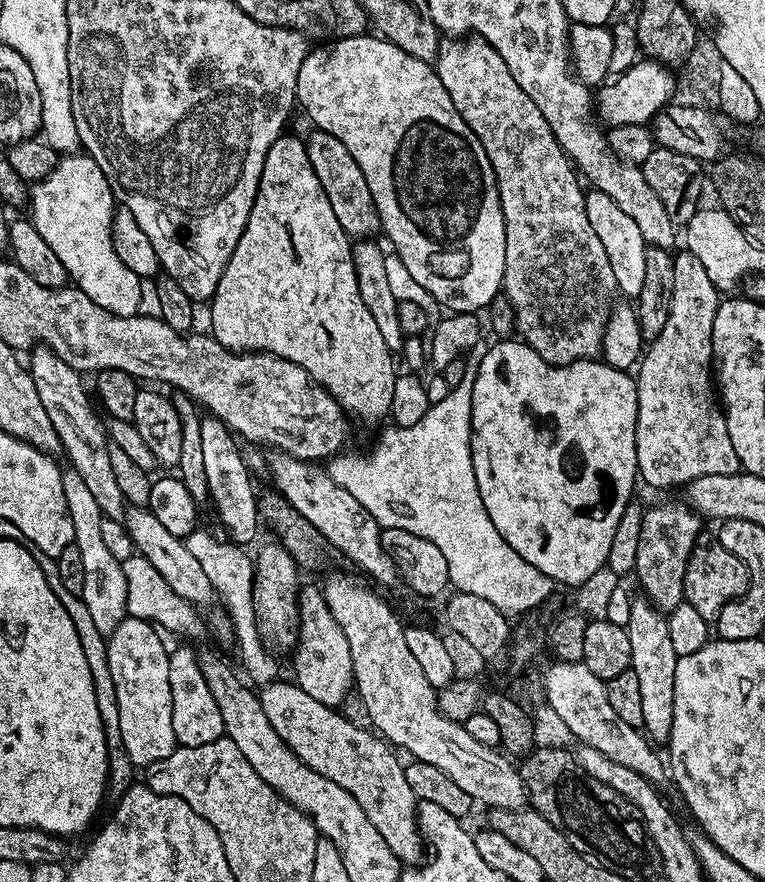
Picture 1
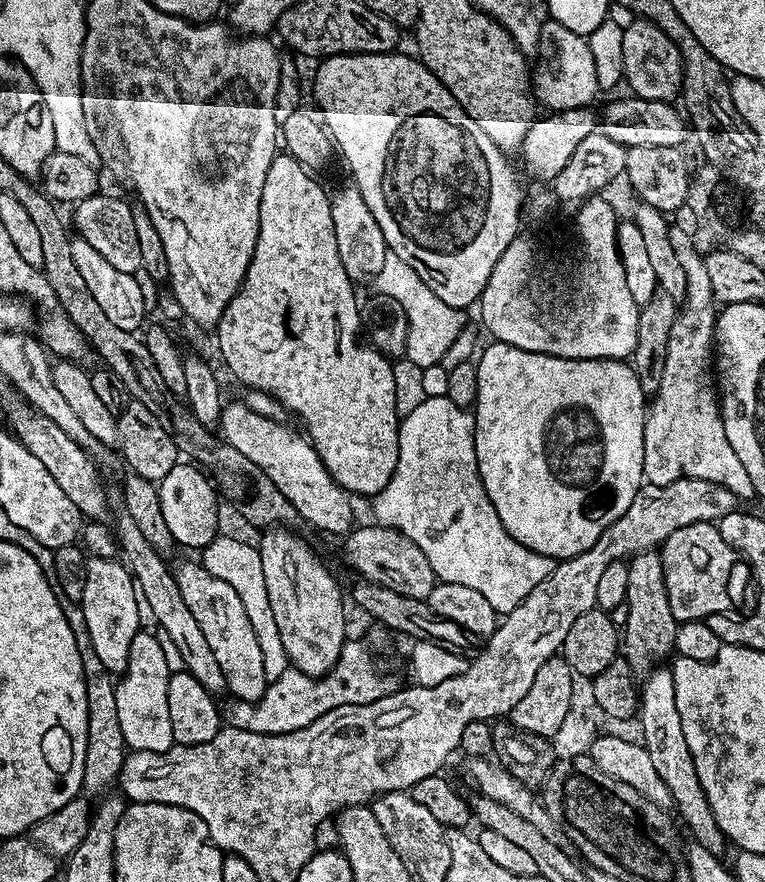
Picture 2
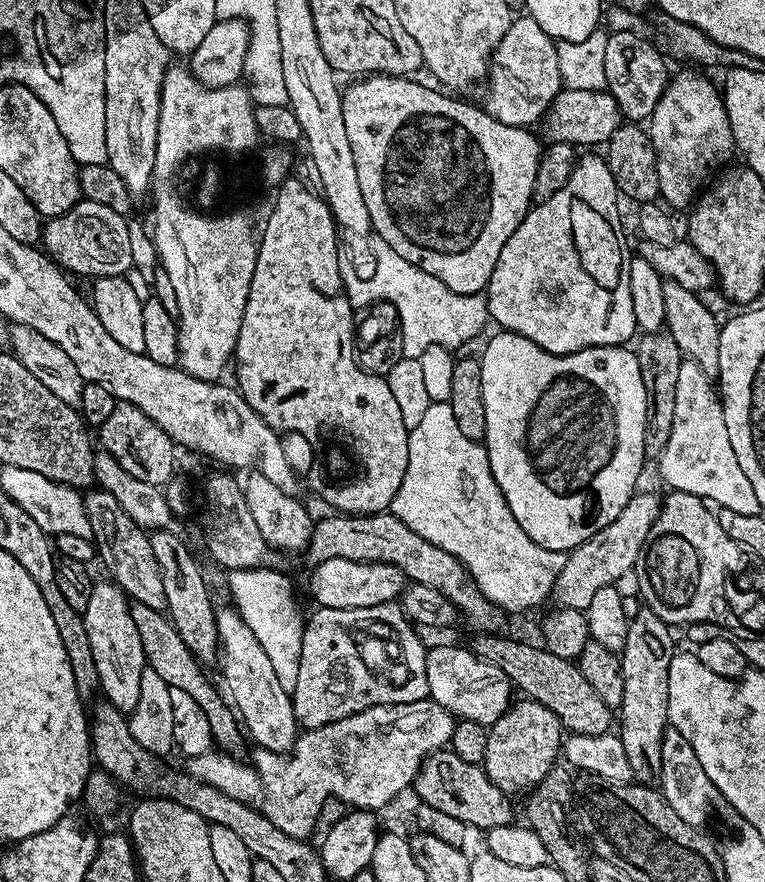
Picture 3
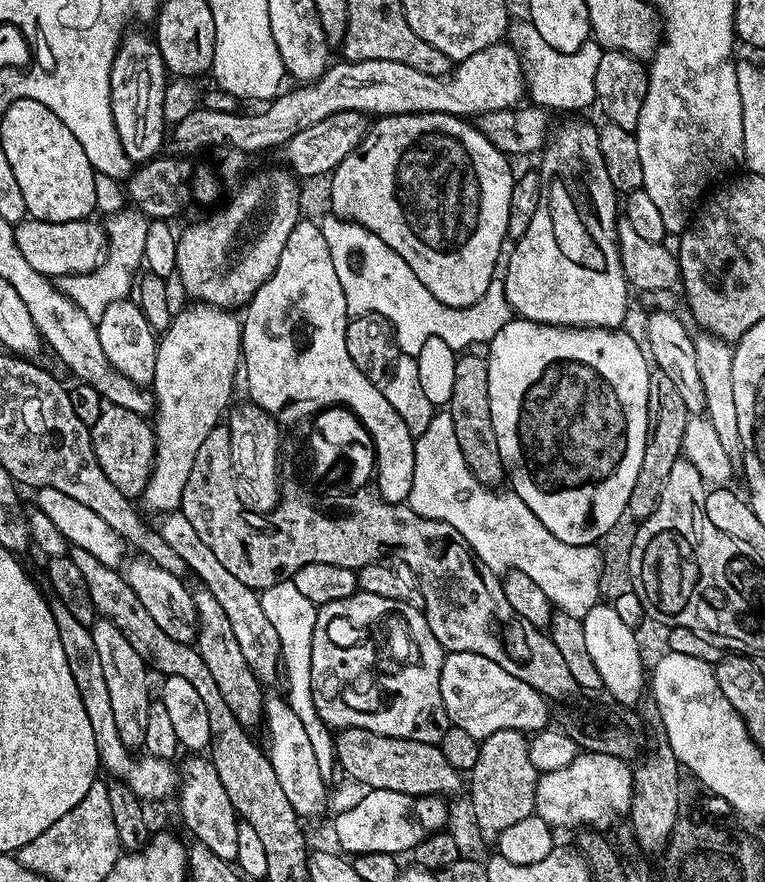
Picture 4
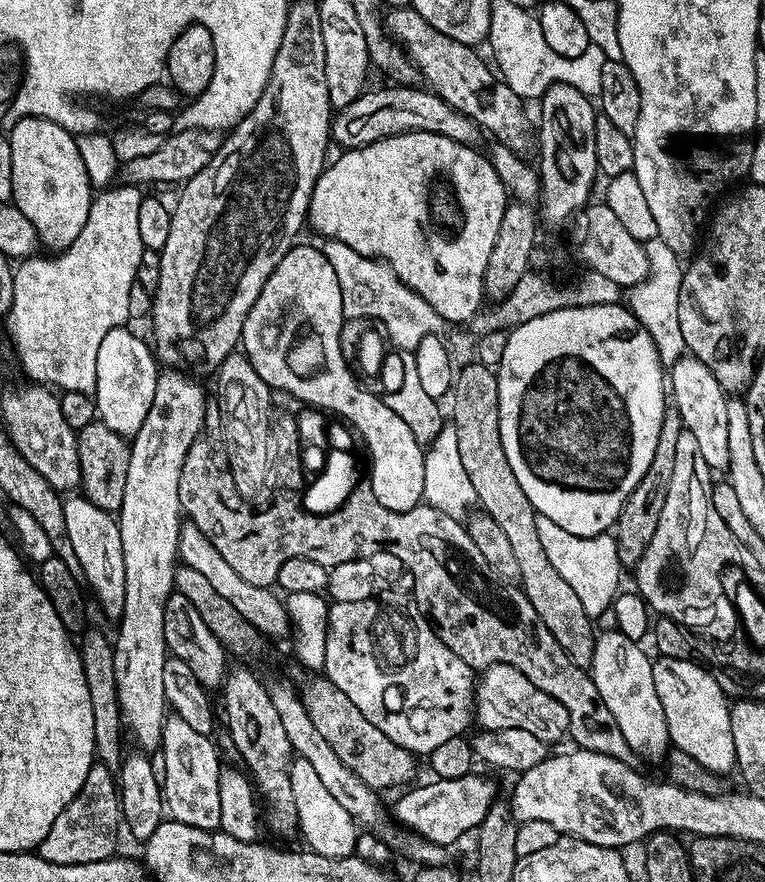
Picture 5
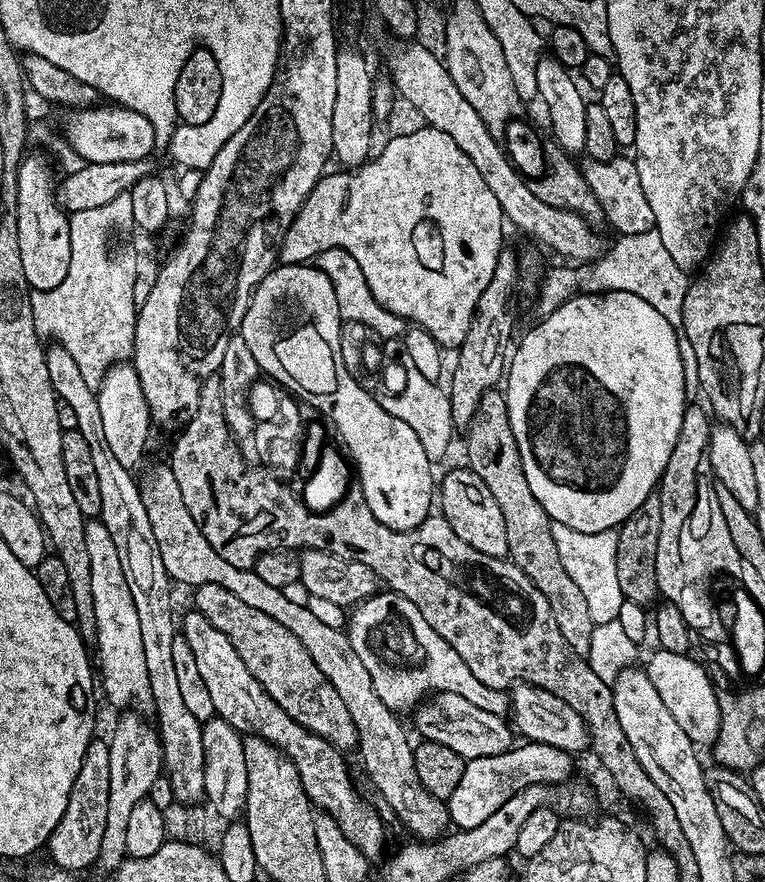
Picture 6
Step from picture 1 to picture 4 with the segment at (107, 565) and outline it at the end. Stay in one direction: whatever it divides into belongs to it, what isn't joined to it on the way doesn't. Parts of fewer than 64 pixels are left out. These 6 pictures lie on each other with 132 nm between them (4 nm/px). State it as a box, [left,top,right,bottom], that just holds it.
[92,618,152,750]

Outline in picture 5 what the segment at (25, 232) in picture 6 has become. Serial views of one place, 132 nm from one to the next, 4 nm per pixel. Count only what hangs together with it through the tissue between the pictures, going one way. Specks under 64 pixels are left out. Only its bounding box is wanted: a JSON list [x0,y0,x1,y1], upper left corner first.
[7,116,94,253]

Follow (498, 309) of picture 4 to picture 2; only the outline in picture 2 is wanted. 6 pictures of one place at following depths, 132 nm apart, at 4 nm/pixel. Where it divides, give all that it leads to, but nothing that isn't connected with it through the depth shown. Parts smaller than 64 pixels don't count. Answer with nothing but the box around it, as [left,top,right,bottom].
[374,254,481,369]

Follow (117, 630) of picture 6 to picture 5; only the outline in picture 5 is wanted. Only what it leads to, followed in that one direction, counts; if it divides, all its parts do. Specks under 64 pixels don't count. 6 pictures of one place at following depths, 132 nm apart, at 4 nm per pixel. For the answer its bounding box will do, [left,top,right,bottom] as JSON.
[64,494,126,622]

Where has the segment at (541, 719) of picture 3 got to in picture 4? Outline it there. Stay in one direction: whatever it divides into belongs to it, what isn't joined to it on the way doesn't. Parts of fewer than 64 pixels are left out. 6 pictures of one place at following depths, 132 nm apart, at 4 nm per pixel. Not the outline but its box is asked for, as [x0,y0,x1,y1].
[466,730,538,842]

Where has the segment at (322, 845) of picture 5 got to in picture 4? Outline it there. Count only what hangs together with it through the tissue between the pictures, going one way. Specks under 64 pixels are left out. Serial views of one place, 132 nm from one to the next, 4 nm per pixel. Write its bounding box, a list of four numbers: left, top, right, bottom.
[263,695,328,818]

